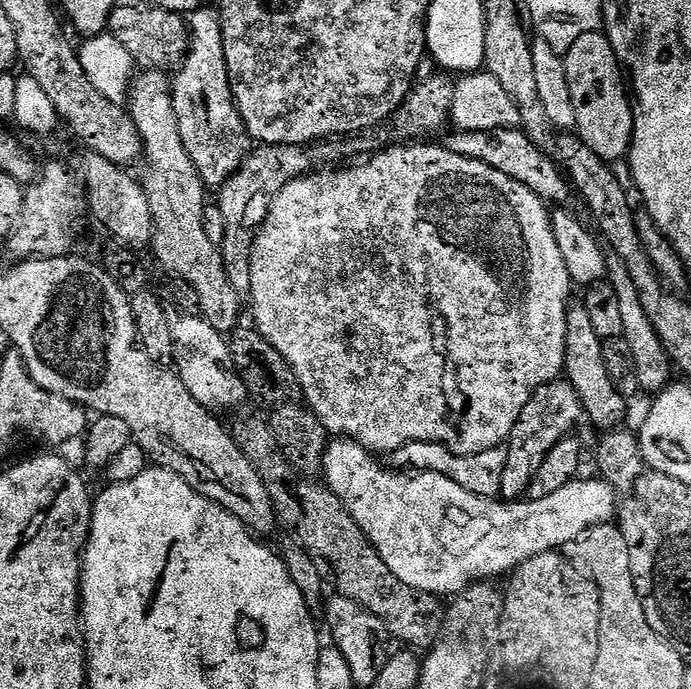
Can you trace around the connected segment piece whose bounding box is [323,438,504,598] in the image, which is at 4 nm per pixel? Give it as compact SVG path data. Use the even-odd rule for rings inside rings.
M336 438L329 443L328 448L325 450L323 474L326 475L327 481L332 480L331 486L337 487L338 498L345 504L345 510L351 514L353 521L360 526L361 530L368 536L370 542L378 552L379 559L381 559L381 562L385 563L387 569L389 569L390 578L398 580L400 584L405 585L406 589L414 588L421 590L424 584L420 584L420 576L416 576L416 572L418 572L418 574L422 572L424 578L428 578L428 566L432 566L432 594L441 598L448 598L453 595L454 590L452 590L452 586L464 588L476 583L476 554L482 552L482 550L478 550L478 548L490 548L490 546L492 546L492 544L490 544L490 538L488 538L488 532L504 532L504 516L502 516L502 514L504 514L504 508L500 508L502 500L492 496L471 494L468 487L458 486L452 478L445 479L443 476L439 480L432 480L432 475L430 475L428 470L421 470L421 472L416 470L391 472L386 465L379 464L379 462L381 461L377 459L375 455L369 453L367 448L357 444L356 441L347 438ZM400 564L404 564L404 572L396 574L394 568L400 568Z

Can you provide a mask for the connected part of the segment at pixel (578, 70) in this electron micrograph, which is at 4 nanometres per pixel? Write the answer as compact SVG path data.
M603 31L582 34L582 38L578 38L578 42L574 42L574 46L570 46L570 50L563 53L562 57L567 95L574 106L578 137L605 162L613 162L619 156L621 159L627 153L632 131L632 106L607 36Z

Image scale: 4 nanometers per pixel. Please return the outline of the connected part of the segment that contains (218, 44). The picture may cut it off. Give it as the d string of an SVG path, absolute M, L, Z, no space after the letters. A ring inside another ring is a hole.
M216 6L196 8L186 16L186 55L180 73L172 80L172 105L178 118L186 154L209 189L219 189L240 169L249 155L250 137L232 99L224 67L222 22Z

